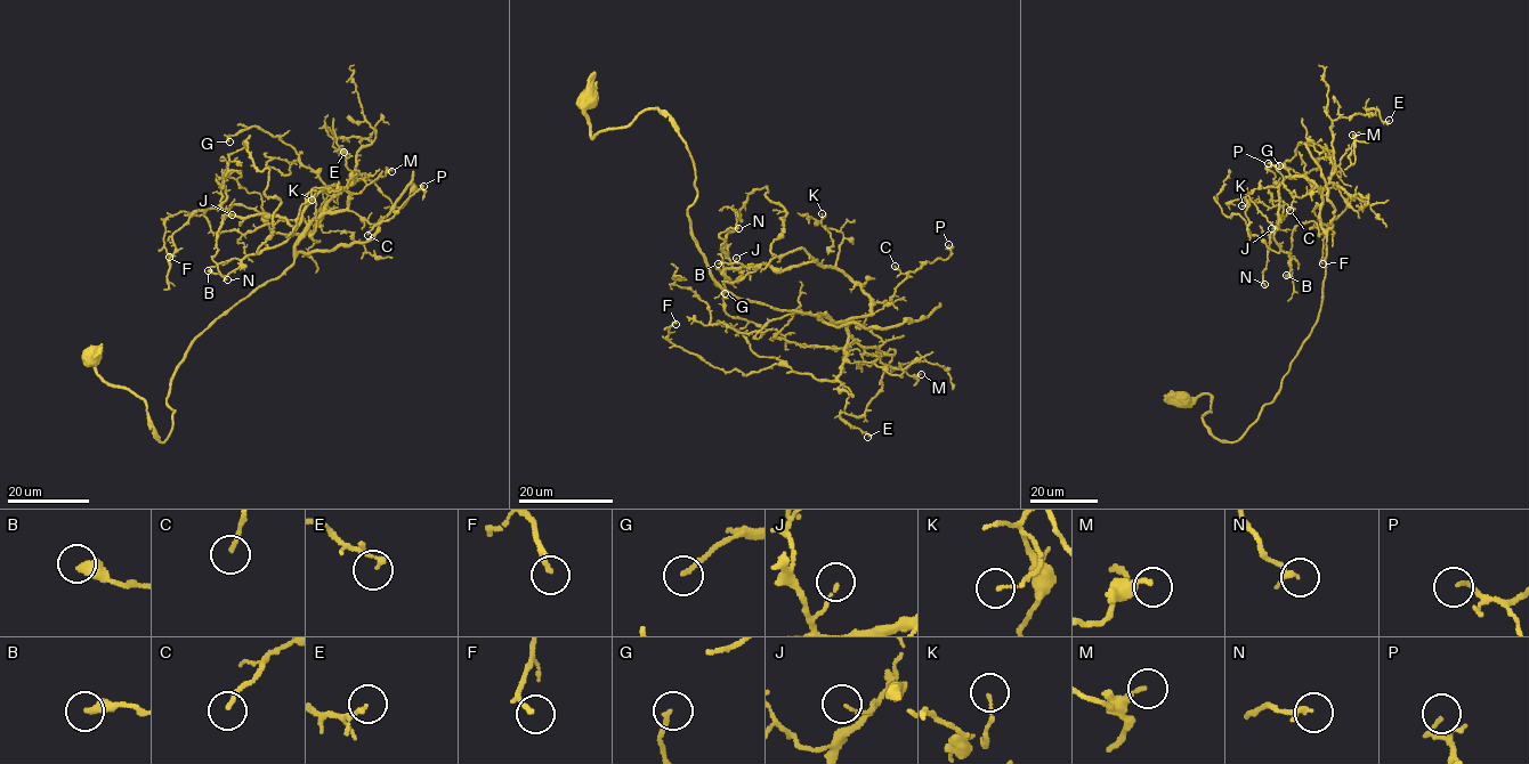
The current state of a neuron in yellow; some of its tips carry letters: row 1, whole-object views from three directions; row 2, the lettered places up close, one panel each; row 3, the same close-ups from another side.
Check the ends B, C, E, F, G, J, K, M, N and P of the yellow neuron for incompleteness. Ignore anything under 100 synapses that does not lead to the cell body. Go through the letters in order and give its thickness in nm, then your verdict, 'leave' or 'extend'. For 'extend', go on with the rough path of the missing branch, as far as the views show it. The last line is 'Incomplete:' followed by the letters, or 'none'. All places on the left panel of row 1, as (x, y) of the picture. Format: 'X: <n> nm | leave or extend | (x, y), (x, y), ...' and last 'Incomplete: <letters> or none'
B: 440 nm | leave
C: 140 nm | leave
E: 120 nm | leave
F: 120 nm | leave
G: 170 nm | leave
J: 80 nm | leave
K: 110 nm | leave
M: 170 nm | leave
N: 190 nm | leave
P: 170 nm | leave
Incomplete: none

